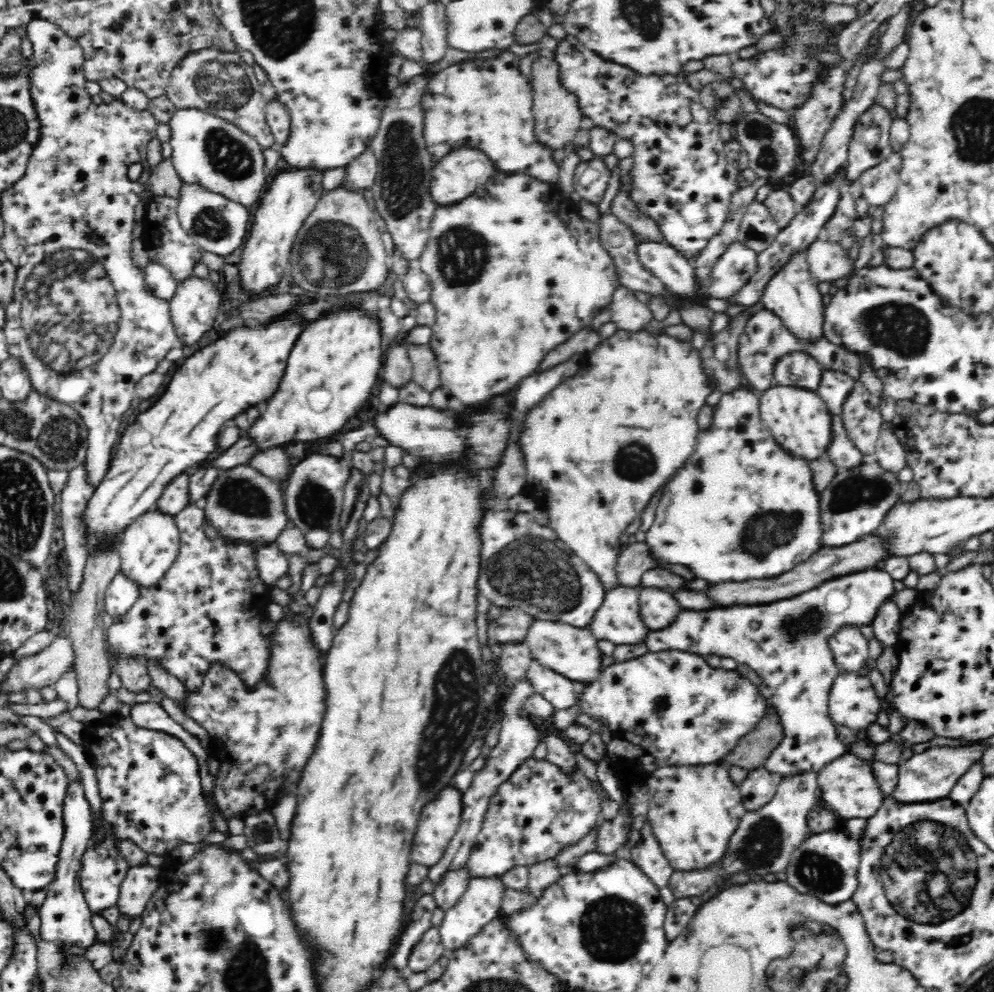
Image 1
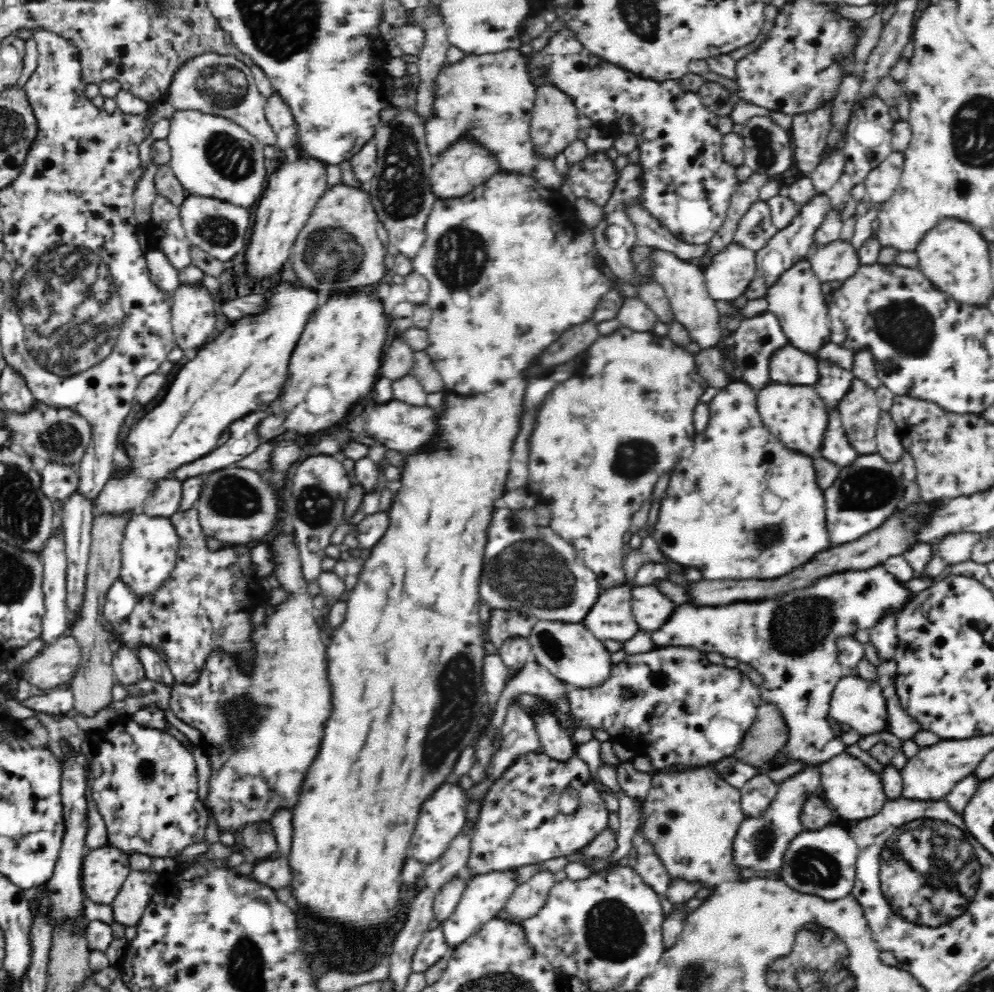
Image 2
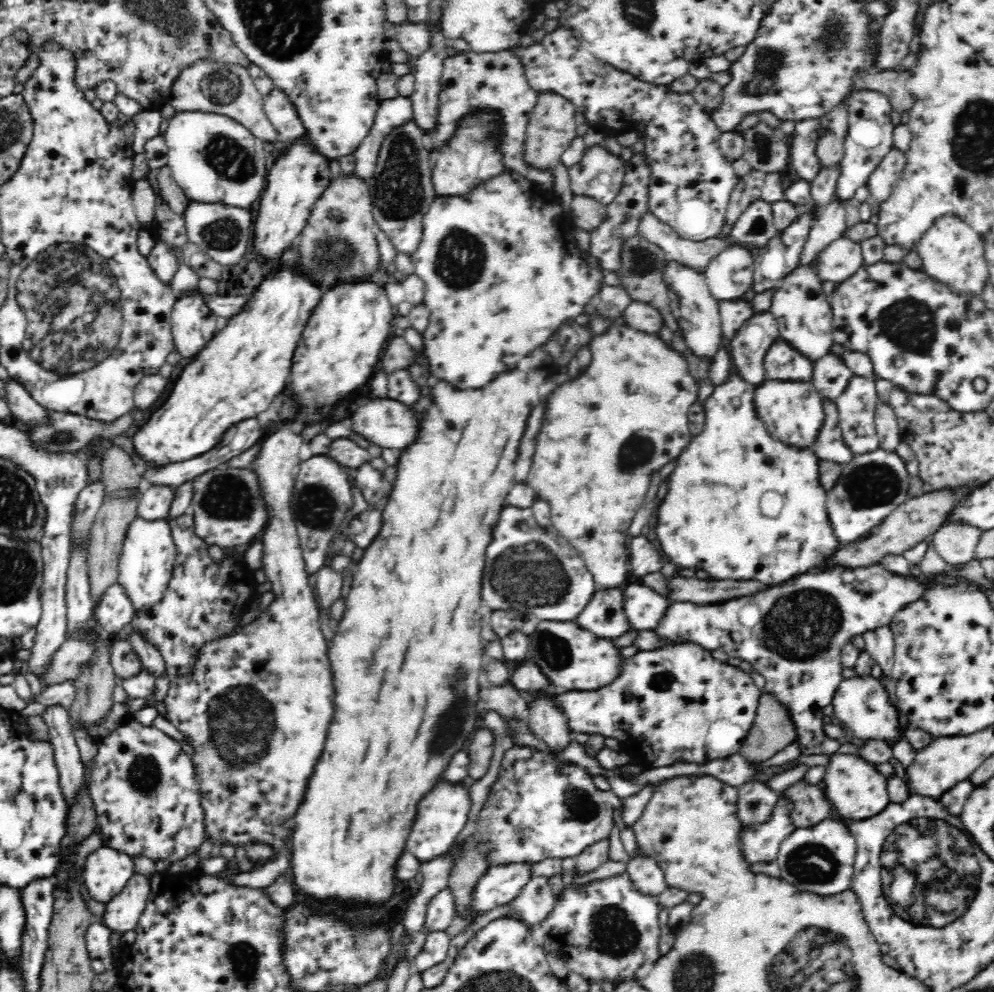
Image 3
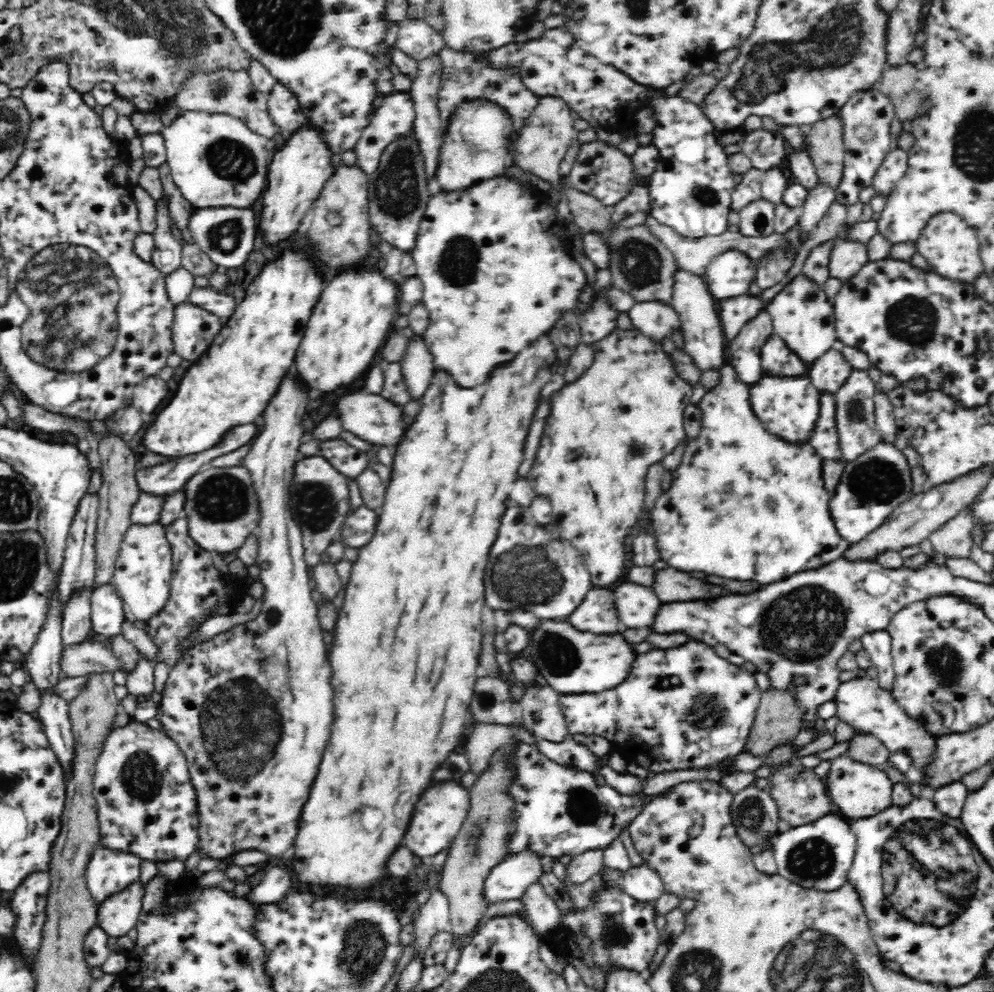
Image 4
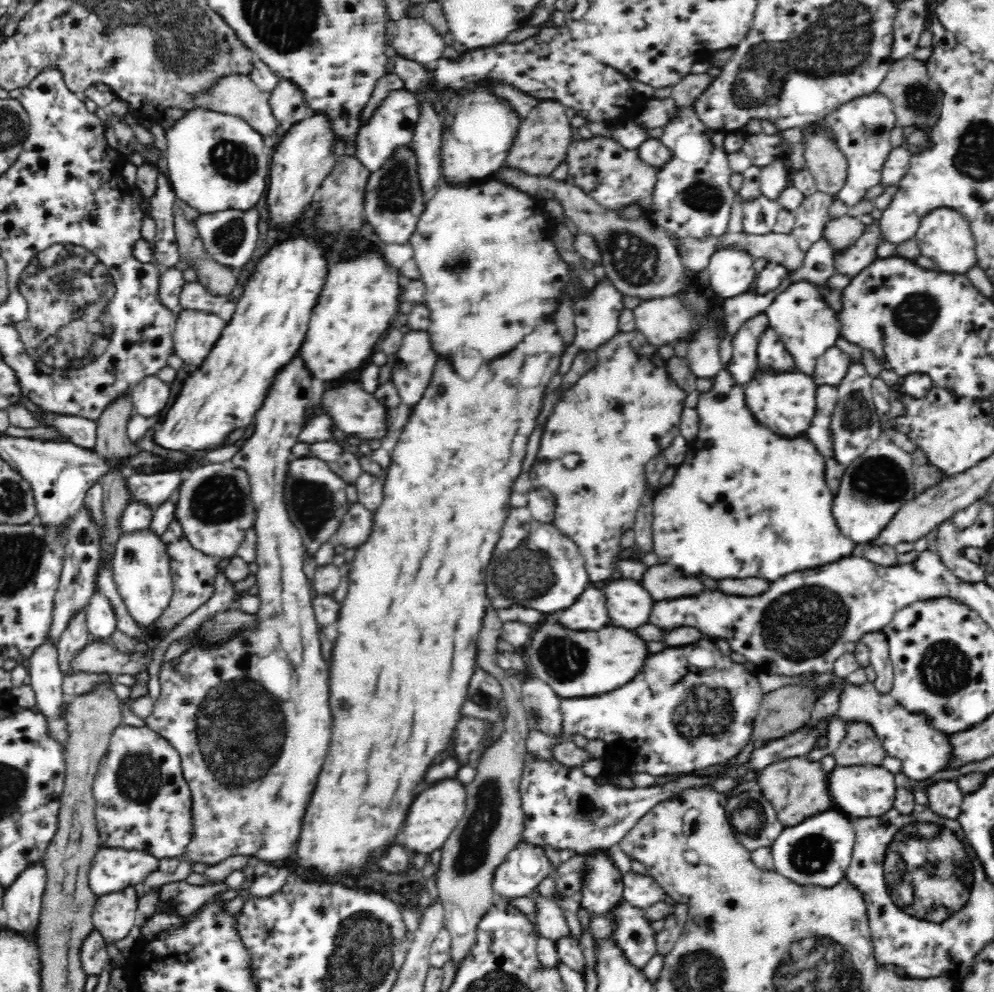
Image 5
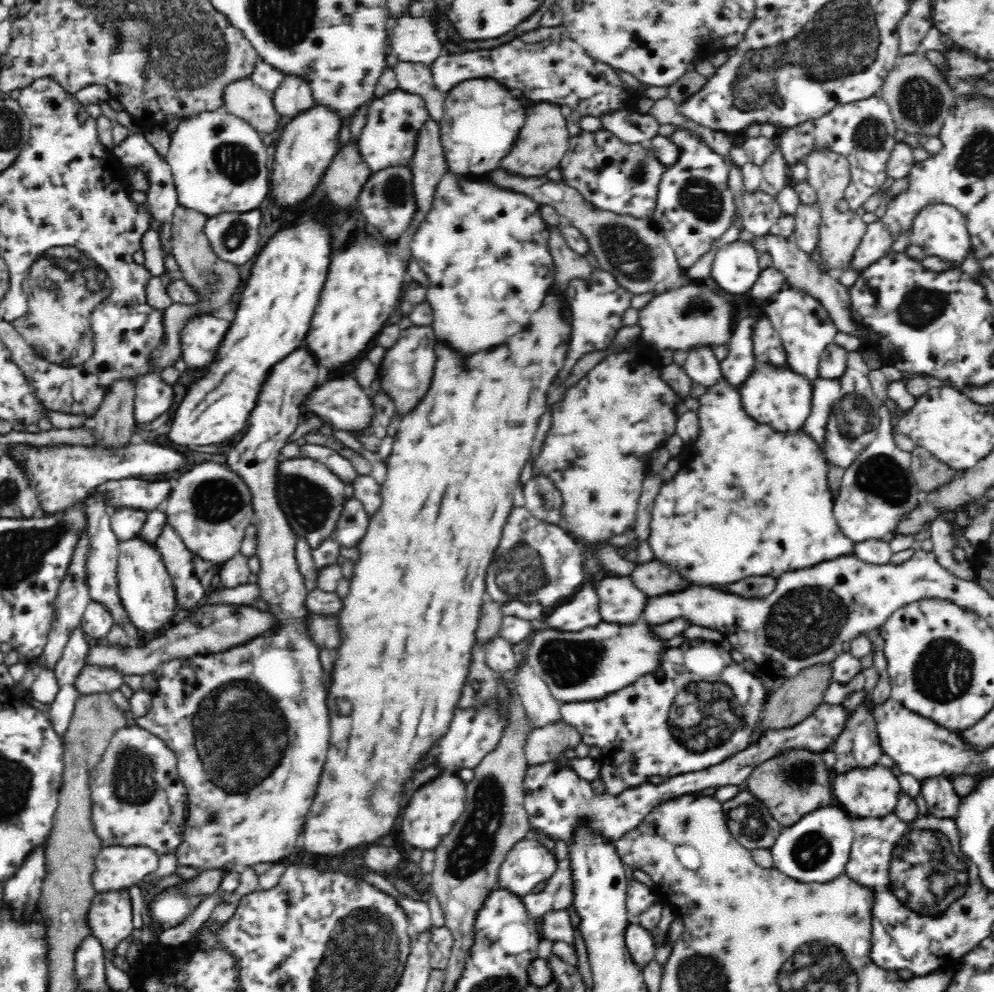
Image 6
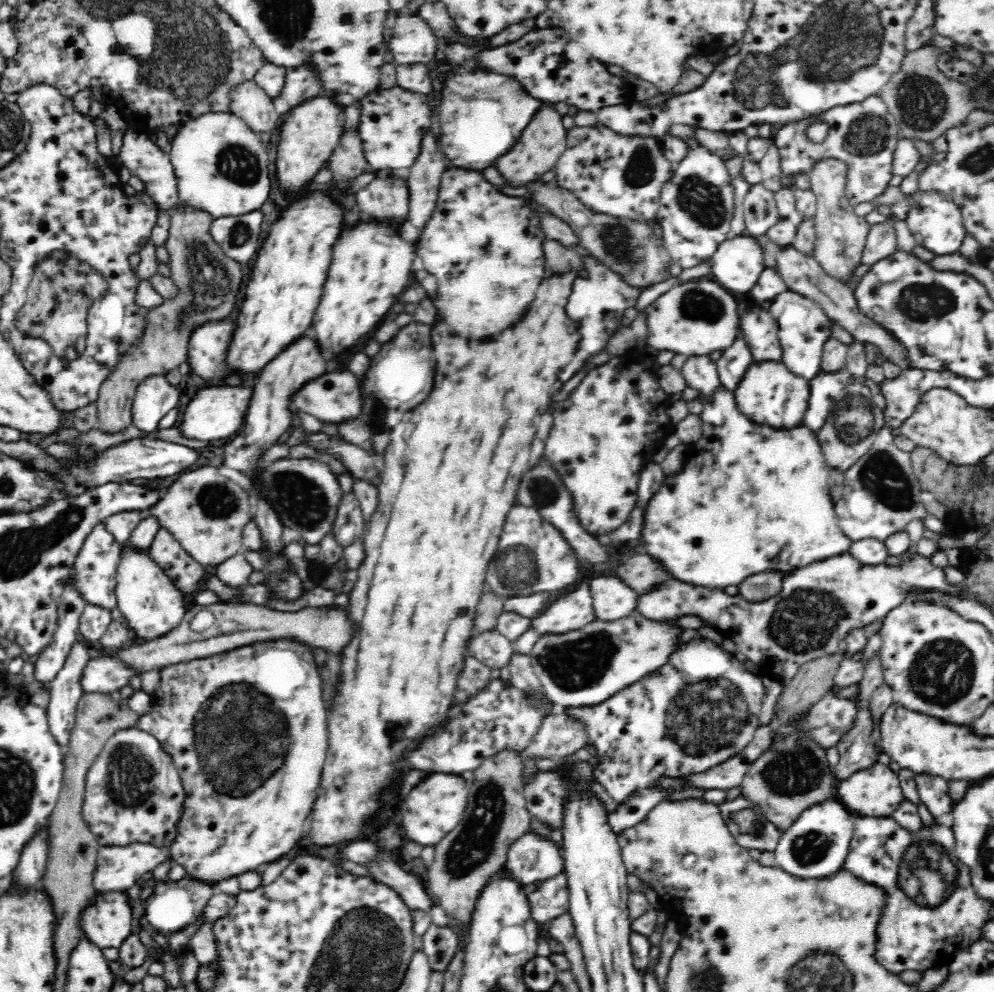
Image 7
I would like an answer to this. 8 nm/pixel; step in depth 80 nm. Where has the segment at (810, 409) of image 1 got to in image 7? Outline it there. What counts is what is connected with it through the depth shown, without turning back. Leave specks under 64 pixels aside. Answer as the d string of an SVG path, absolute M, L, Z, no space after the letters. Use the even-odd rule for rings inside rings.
M783 362L761 363L758 368L750 368L742 388L734 390L736 392L736 402L740 404L738 408L746 410L750 420L756 420L760 424L768 424L780 430L792 430L802 424L806 410L808 410L808 398L810 398L810 382L796 373L788 372ZM786 384L786 388L784 388ZM782 386L782 388L774 388Z

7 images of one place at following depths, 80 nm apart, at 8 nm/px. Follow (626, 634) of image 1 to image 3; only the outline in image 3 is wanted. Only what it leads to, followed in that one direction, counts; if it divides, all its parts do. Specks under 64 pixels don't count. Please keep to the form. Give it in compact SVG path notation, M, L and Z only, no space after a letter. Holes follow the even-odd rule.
M607 588L595 592L594 600L584 608L584 616L578 616L576 623L598 638L616 639L630 634L634 628L624 610L624 588Z

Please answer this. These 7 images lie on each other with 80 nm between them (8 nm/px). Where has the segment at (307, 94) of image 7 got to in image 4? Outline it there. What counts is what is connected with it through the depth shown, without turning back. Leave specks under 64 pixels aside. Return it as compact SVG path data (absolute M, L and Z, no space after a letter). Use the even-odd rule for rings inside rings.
M276 83L267 96L267 111L271 121L284 132L300 132L300 128L308 126L308 121L300 112L296 97L289 90Z

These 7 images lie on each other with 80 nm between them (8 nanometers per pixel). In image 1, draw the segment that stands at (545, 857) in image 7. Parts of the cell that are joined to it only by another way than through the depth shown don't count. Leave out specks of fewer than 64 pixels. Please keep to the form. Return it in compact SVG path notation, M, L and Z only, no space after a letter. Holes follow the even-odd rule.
M499 877L490 878L472 878L464 894L444 912L442 923L439 926L440 940L446 952L452 953L458 950L462 945L468 944L468 941L476 936L485 924L492 922L501 916L501 896L503 890Z

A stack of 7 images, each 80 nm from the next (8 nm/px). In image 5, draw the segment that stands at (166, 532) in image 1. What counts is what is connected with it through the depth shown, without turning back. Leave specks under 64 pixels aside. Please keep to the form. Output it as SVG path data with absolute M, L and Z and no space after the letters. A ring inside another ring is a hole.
M152 529L124 533L116 544L111 562L113 582L128 612L140 626L151 632L152 624L164 612L173 595L170 555L161 536Z

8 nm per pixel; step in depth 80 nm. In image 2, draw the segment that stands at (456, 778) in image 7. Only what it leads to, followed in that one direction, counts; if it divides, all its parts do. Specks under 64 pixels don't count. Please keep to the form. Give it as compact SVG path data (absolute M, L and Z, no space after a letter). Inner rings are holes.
M444 784L434 796L432 800L428 800L428 804L424 804L418 824L416 824L416 832L412 838L412 846L408 850L408 856L418 860L418 862L432 864L446 852L448 845L452 839L461 831L462 826L466 822L466 808L468 808L468 792L458 786L450 786Z

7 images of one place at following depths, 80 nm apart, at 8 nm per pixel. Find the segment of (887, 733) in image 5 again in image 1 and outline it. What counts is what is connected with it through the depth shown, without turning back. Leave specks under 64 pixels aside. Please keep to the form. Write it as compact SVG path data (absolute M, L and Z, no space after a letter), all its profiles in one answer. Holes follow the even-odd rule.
M841 672L828 692L830 718L836 724L860 732L883 720L882 706L868 677Z

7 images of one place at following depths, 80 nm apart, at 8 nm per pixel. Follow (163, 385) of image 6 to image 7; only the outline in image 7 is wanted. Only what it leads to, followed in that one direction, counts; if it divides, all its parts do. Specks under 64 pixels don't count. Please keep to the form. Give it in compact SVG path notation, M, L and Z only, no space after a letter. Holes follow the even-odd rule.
M165 375L146 377L138 386L132 404L132 420L136 427L152 432L157 429L158 423L169 410L178 406L177 387L168 383Z

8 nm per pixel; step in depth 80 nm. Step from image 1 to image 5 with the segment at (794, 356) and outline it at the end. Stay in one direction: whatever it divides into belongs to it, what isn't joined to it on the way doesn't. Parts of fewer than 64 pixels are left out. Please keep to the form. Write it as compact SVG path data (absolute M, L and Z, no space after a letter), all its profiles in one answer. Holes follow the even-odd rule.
M771 327L766 330L766 334L763 334L762 340L760 340L760 346L758 346L758 358L760 358L760 364L768 370L774 370L774 372L797 372L796 361L790 351L784 348L782 340L773 332Z

